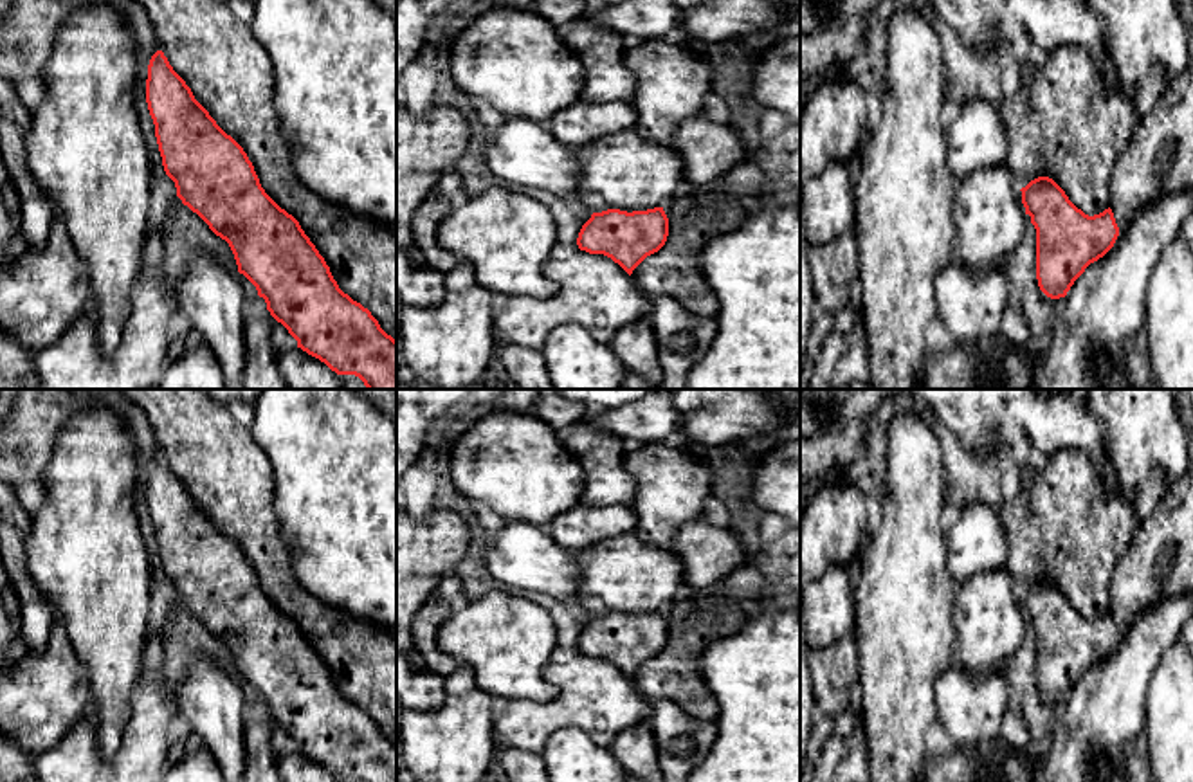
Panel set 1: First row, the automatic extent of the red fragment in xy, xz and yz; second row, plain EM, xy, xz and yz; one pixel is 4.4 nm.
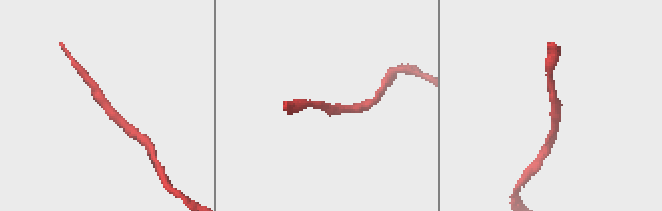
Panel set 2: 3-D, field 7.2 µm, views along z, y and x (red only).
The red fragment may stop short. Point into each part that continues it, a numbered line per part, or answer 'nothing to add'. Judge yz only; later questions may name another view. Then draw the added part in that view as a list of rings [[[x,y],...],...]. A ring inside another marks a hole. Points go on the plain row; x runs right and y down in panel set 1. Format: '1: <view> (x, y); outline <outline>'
1: yz (1069, 528); outline [[[1060,449],[1027,477],[1027,488],[998,506],[1007,537],[1006,568],[1020,593],[1049,580],[1085,618],[1103,616],[1110,611],[1114,573],[1139,532],[1139,521],[1119,494],[1099,481],[1085,450]]]

